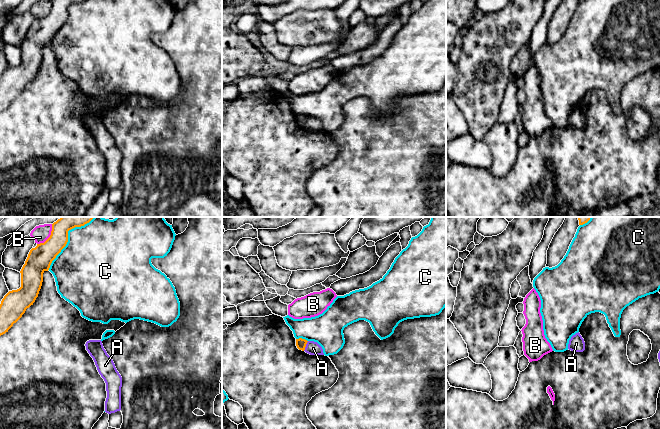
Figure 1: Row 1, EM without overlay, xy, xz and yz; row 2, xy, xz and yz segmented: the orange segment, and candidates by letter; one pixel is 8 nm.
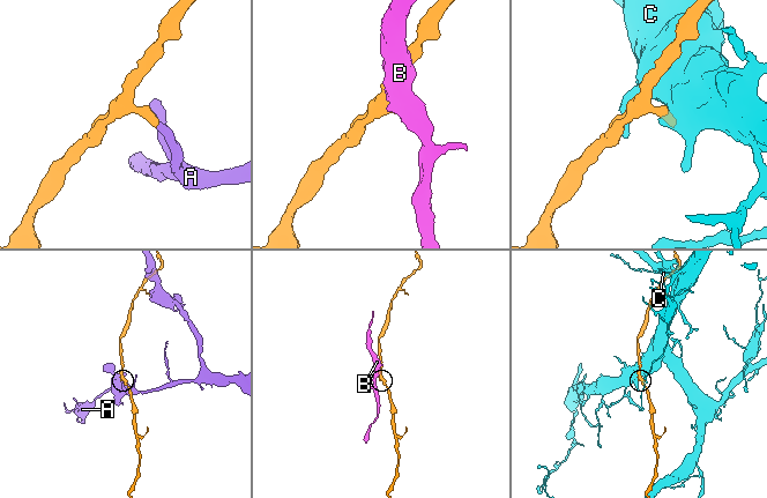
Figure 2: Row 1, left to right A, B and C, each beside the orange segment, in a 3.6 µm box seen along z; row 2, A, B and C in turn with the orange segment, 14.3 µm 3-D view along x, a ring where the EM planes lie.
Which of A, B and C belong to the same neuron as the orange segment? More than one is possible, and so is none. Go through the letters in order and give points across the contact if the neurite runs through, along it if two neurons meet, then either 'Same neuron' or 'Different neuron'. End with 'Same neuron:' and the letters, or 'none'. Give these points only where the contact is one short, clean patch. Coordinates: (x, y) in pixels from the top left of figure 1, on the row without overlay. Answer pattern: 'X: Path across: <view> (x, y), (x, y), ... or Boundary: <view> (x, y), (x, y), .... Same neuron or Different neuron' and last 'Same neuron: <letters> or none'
A: Boundary: xz (308, 117), (303, 126). Different neuron
B: Different neuron
C: Different neuron
Same neuron: none

